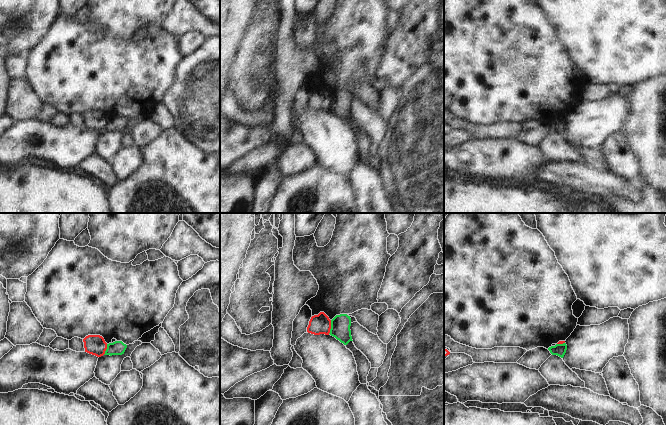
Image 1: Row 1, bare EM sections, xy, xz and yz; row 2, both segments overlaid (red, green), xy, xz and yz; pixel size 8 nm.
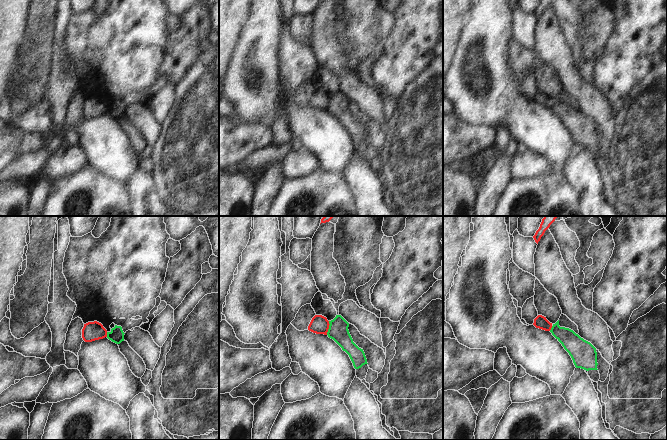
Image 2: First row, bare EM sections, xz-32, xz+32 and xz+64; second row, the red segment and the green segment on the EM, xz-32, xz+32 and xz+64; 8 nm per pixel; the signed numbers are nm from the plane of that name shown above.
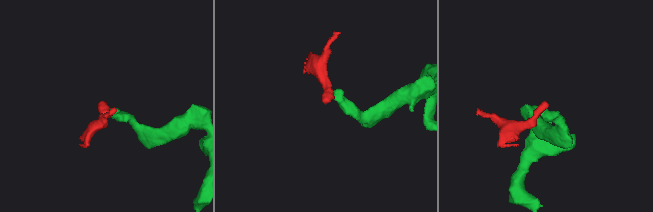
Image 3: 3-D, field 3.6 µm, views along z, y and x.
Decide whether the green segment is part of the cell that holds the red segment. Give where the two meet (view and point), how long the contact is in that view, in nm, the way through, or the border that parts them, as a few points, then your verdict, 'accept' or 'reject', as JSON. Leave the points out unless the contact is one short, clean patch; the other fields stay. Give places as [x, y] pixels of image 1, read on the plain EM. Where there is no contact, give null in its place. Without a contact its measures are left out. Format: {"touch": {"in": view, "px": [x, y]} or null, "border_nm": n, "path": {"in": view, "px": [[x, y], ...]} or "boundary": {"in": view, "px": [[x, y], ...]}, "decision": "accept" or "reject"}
{"touch": {"in": "xz", "px": [330, 103]}, "border_nm": 110, "boundary": {"in": "xz", "px": [[331, 96], [331, 104], [328, 109]]}, "decision": "reject"}

